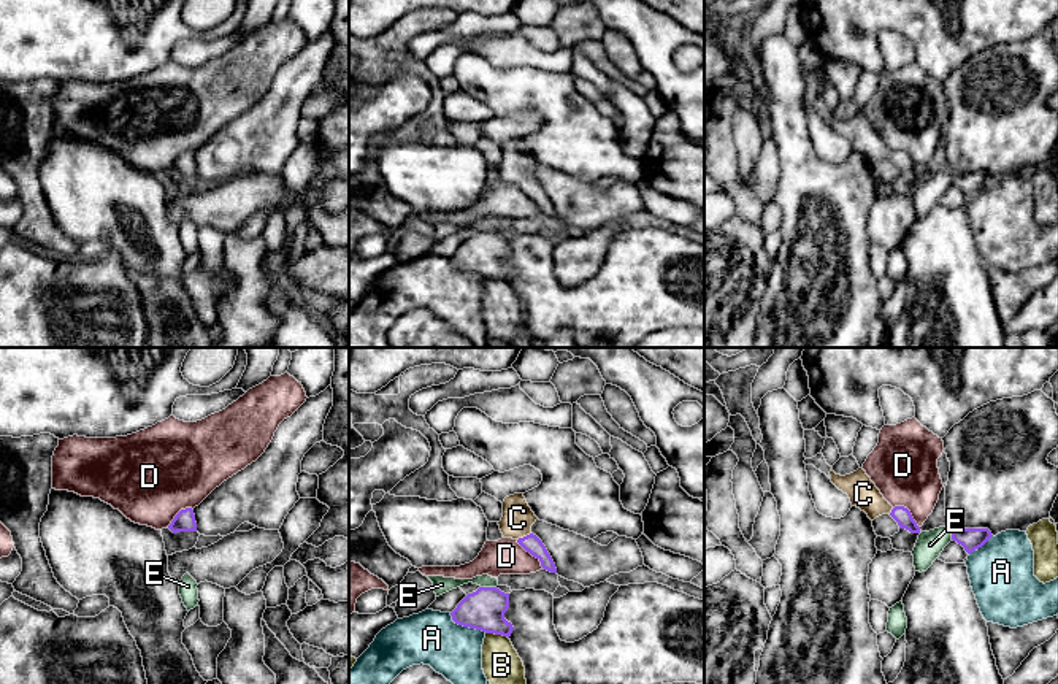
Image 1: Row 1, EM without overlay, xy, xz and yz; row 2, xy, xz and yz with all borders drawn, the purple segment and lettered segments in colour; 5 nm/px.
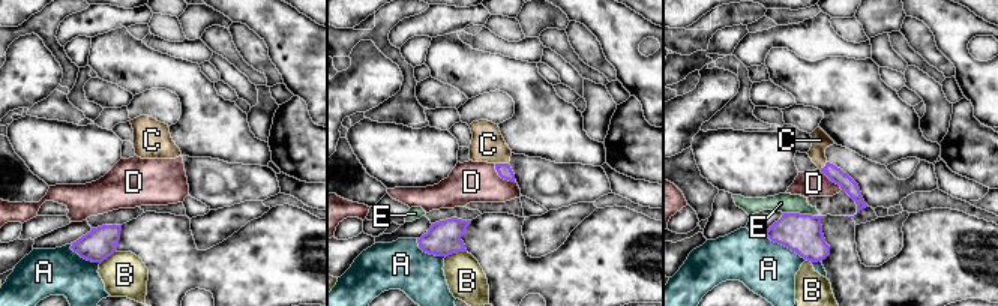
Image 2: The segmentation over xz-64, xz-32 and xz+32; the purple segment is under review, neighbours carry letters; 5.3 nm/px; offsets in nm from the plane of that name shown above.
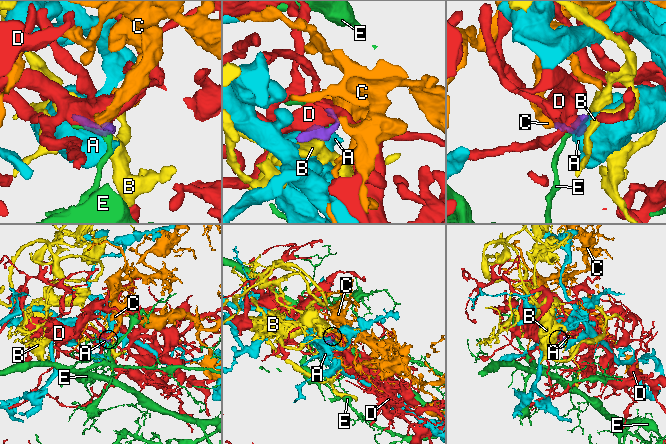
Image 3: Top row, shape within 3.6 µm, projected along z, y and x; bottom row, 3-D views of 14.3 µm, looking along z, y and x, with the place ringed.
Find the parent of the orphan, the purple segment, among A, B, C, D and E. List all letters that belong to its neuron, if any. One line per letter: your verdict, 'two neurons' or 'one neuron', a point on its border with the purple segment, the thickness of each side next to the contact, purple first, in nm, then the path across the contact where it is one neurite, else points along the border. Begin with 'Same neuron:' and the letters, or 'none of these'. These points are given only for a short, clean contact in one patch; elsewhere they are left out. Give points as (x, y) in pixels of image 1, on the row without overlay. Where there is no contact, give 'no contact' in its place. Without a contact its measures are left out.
Same neuron: C
A: two neurons | xz (467, 270) | 220/280 nm
B: two neurons | xz (497, 278) | 220/200 nm | along xz (486, 276), (508, 283)
C: one neuron | xz (524, 181) | 90/160 nm | across xz (530, 188), (524, 181), (517, 170), (517, 162)
D: two neurons | xz (530, 197) | 90/180 nm | along xz (516, 184), (543, 211)
E: two neurons | xz (489, 232) | 220/90 nm | along xz (481, 230), (495, 232)

